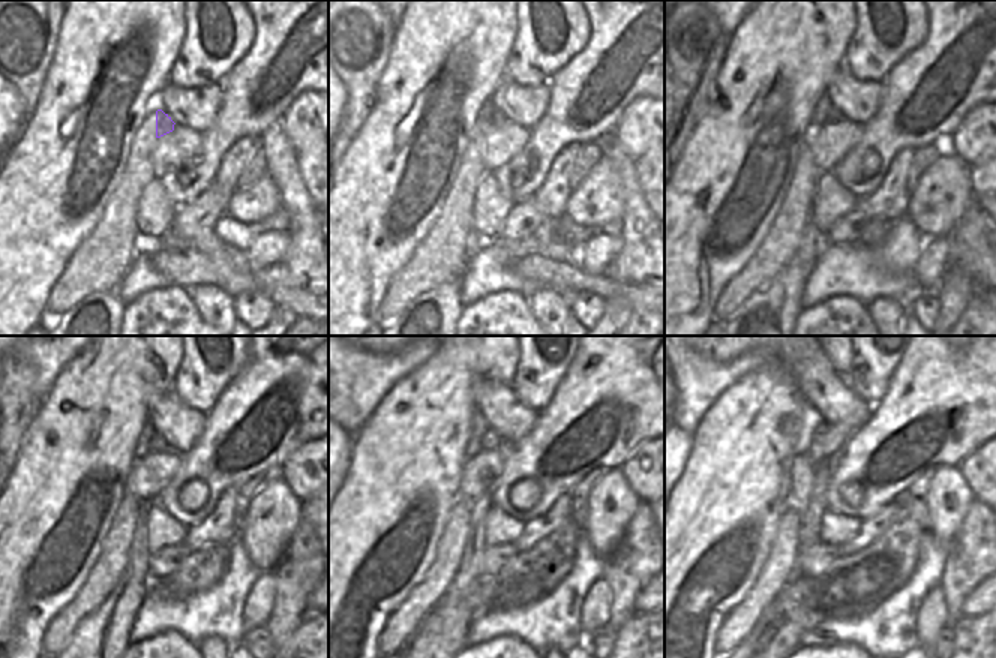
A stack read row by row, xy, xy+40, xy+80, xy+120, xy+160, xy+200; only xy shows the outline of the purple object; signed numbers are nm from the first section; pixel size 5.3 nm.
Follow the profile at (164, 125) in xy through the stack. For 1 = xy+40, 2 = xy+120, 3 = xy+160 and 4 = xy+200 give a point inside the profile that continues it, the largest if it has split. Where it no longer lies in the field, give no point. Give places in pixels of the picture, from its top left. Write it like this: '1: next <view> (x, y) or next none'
1: next xy+40 (498, 120)
2: next xy+120 (156, 442)
3: next xy+160 (491, 441)
4: next xy+200 (819, 436)

